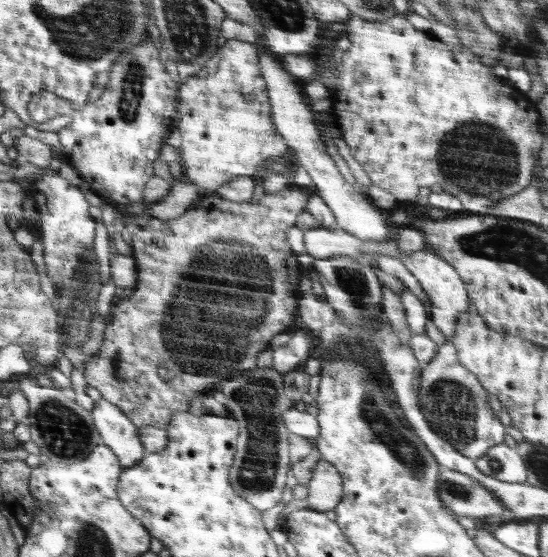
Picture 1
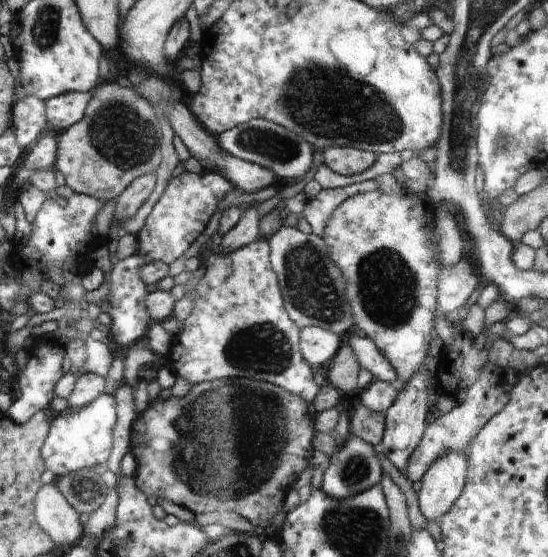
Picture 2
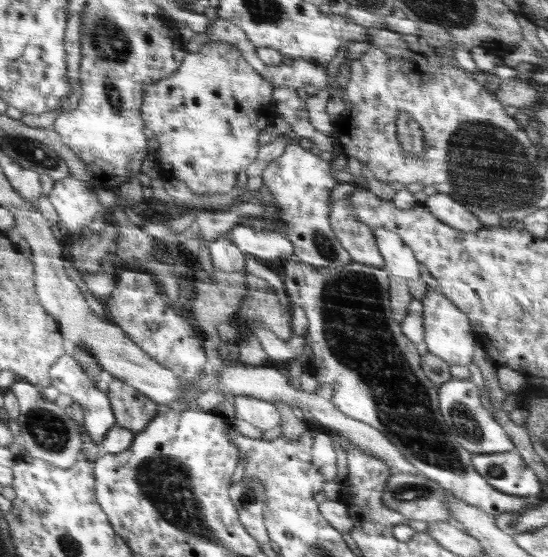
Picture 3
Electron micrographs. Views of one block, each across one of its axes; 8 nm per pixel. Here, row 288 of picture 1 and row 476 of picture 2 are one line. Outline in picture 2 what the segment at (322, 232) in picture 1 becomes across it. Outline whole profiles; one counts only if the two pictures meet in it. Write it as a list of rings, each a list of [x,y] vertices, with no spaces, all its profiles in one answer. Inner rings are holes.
[[[449,451],[423,474],[418,502],[420,512],[428,521],[446,514],[462,494],[468,477],[467,459],[467,452]]]

